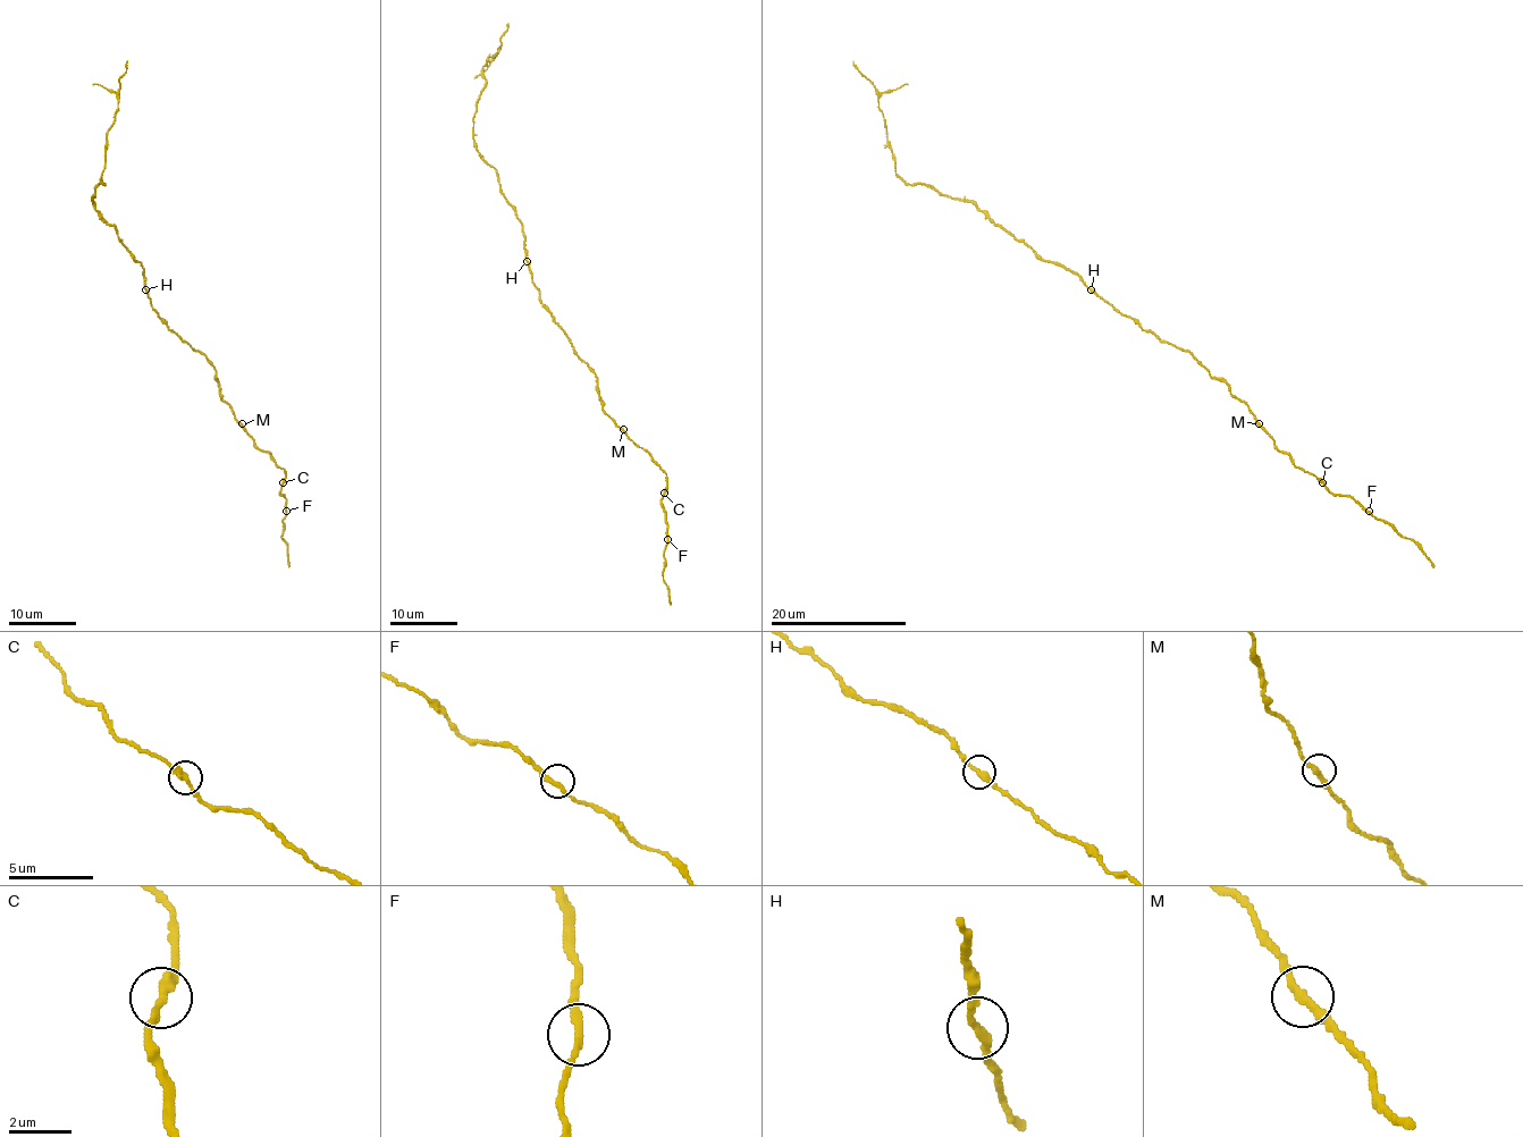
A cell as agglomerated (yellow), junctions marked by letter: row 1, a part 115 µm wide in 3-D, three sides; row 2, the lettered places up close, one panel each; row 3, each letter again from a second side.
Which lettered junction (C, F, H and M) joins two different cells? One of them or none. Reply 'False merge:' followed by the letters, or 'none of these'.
False merge: none of these

